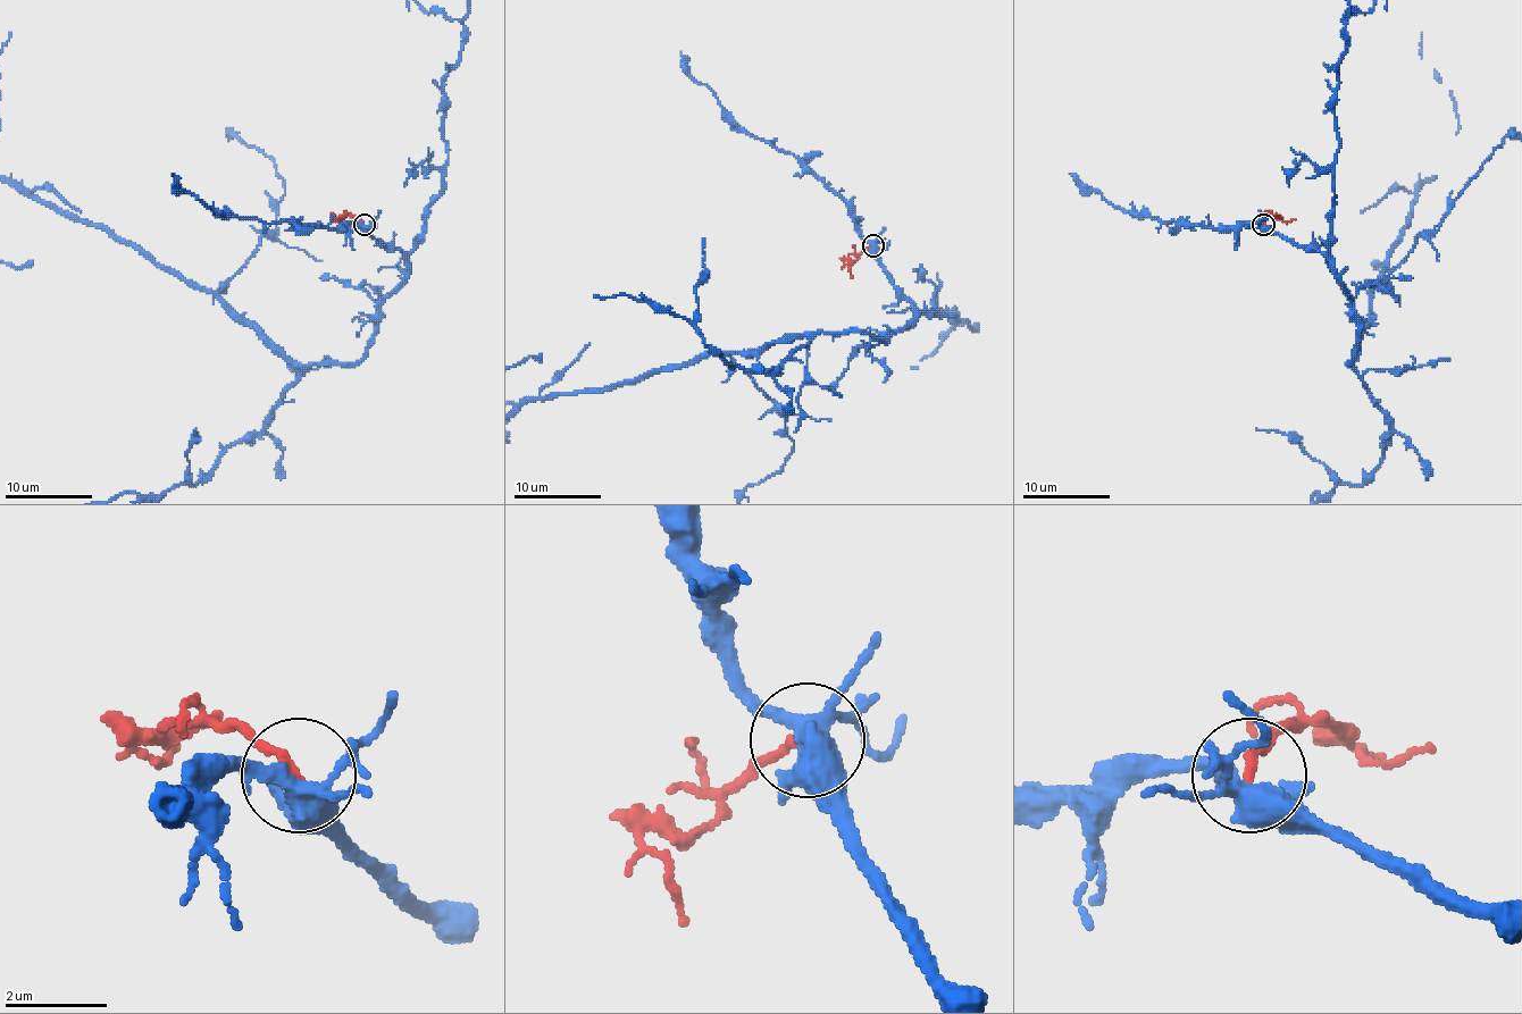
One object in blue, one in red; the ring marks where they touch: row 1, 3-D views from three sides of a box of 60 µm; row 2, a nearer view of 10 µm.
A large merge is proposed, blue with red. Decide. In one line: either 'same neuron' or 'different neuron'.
different neuron

